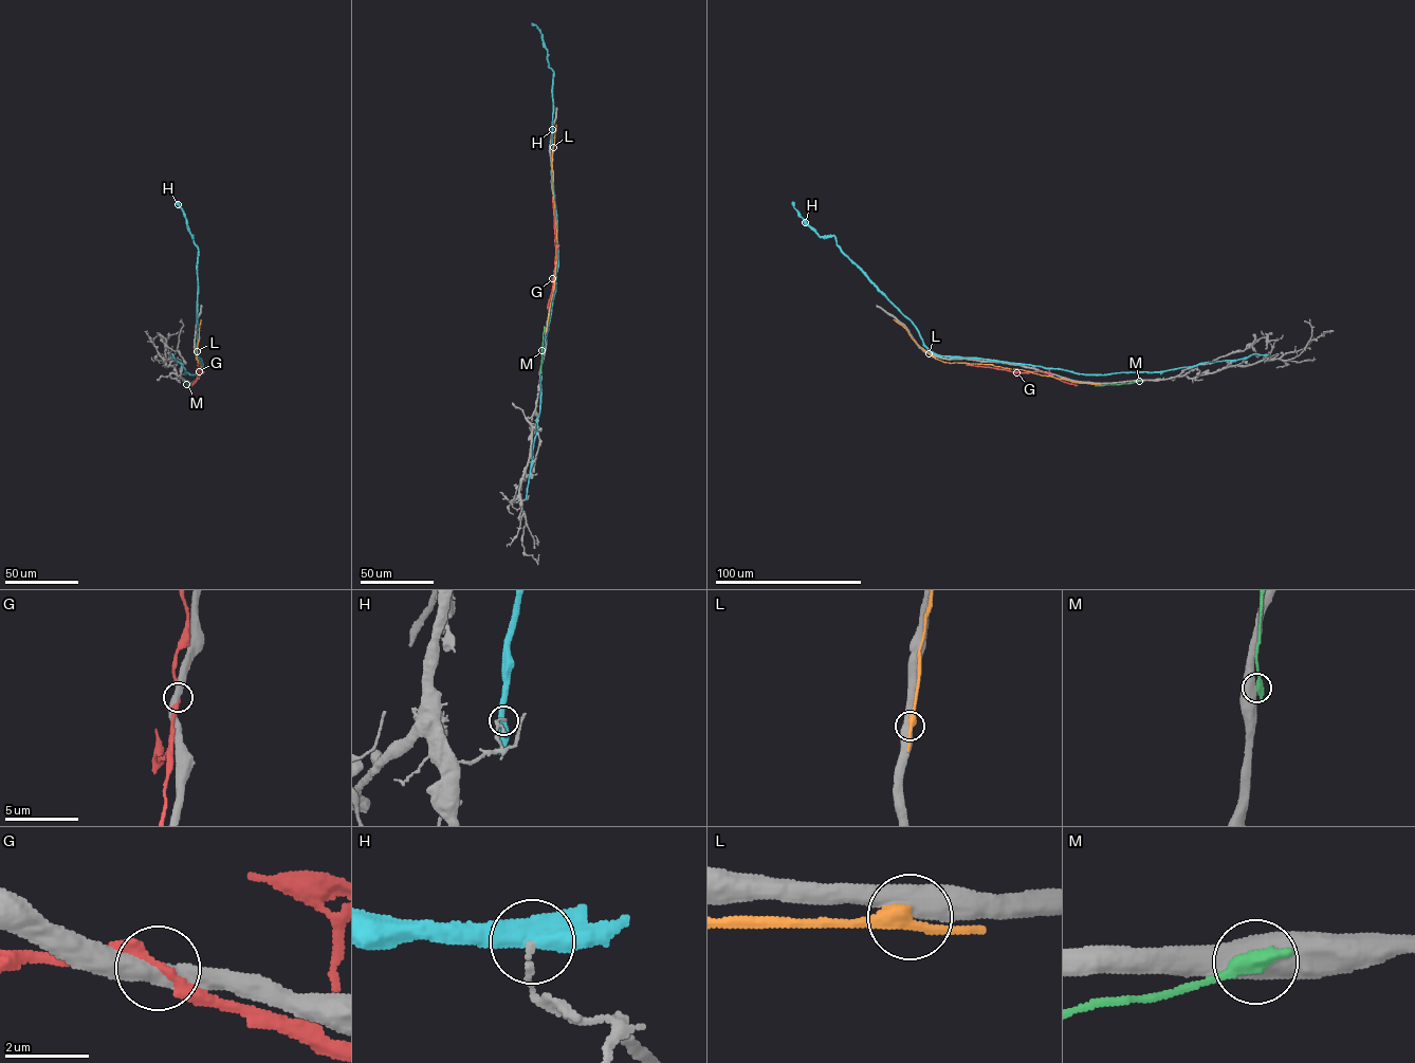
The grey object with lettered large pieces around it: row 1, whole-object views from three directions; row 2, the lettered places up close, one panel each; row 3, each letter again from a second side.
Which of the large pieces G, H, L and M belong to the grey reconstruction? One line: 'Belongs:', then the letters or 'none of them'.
Belongs: none of them

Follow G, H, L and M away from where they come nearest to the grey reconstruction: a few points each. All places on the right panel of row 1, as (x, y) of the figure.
G: (1043, 371), (1020, 372), (966, 365)
H: (1265, 354), (1159, 372), (1104, 374), (938, 355), (841, 251), (835, 237), (820, 236), (792, 202)
L: (1099, 384), (1072, 382), (990, 364), (944, 362), (932, 356), (893, 319)
M: (1140, 381), (1095, 385)

